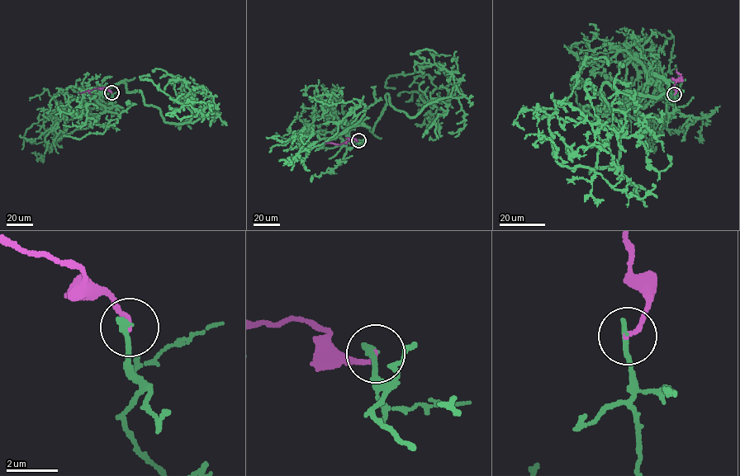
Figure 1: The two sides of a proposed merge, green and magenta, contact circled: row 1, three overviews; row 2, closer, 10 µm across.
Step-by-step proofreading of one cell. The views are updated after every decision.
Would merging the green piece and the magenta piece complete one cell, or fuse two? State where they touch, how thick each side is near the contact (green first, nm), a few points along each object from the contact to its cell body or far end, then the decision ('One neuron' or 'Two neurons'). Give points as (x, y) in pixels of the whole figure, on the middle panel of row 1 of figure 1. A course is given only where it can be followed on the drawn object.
Place: (358, 140). Thickness 240 nm (green) against 190 nm. Course of green: (358, 140), (346, 126), (372, 132), (386, 94), (414, 117), (453, 77), (432, 63), (390, 76), (396, 88). Course of magenta: (358, 140), (350, 139), (340, 144), (324, 143). Two neurons

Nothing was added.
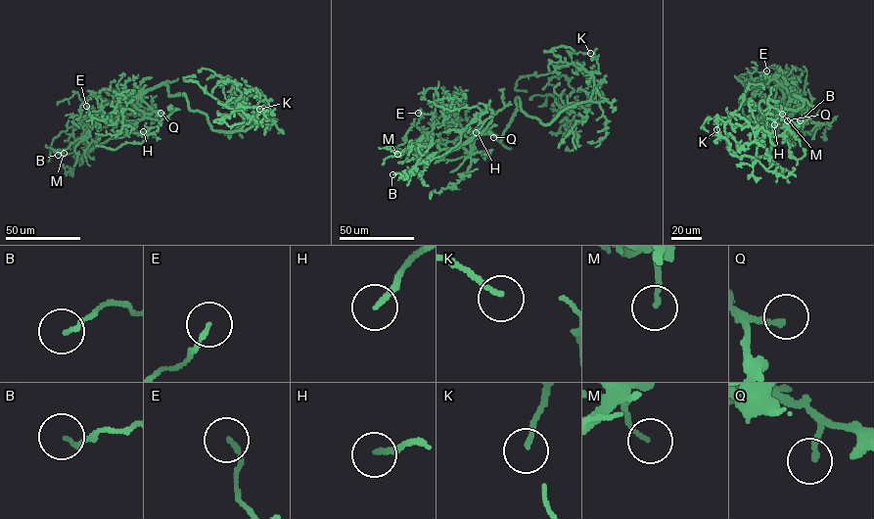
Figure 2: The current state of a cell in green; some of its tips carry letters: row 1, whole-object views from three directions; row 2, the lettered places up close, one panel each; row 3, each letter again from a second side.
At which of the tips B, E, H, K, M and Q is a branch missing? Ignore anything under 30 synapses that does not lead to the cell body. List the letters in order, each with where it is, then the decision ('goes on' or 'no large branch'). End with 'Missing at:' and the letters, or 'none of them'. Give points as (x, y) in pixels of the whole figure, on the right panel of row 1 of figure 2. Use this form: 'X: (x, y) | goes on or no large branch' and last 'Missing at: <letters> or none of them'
B: (800, 120) | no large branch
E: (766, 70) | no large branch
H: (774, 124) | no large branch
K: (716, 129) | no large branch
M: (782, 114) | no large branch
Q: (787, 120) | no large branch
Missing at: none of them

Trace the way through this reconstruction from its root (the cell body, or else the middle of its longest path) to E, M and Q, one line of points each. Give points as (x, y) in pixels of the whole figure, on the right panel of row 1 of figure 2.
E: (758, 106), (763, 101), (770, 106), (797, 111), (804, 104), (776, 80), (766, 80), (762, 73), (766, 70)
M: (758, 106), (763, 101), (797, 111), (804, 103), (792, 93), (783, 116), (800, 100), (783, 106), (782, 114)
Q: (758, 106), (763, 101), (770, 106), (797, 111), (804, 103), (793, 93), (783, 112), (787, 120)

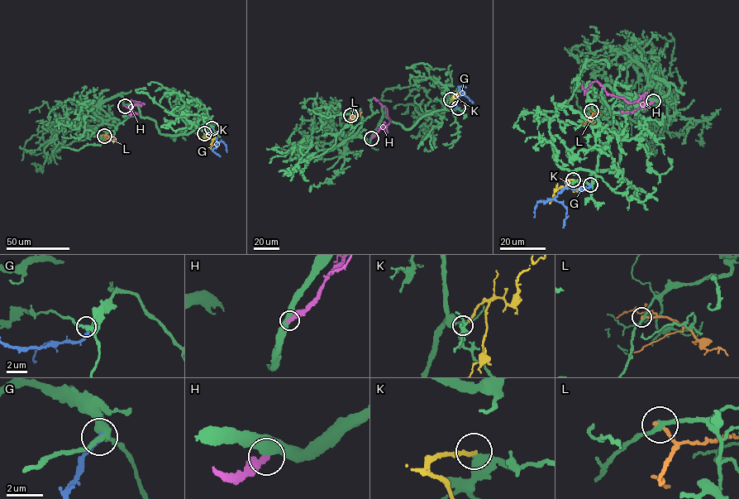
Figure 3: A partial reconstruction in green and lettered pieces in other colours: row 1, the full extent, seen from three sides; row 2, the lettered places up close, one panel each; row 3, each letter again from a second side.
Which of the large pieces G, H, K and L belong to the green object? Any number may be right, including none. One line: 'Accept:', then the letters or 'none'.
Accept: none

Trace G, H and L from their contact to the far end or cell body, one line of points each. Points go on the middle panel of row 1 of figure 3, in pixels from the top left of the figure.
G: (458, 107), (455, 107), (458, 97), (463, 93), (459, 86), (466, 87)
H: (371, 138), (390, 121), (387, 109), (373, 97)
L: (350, 115), (361, 112)

